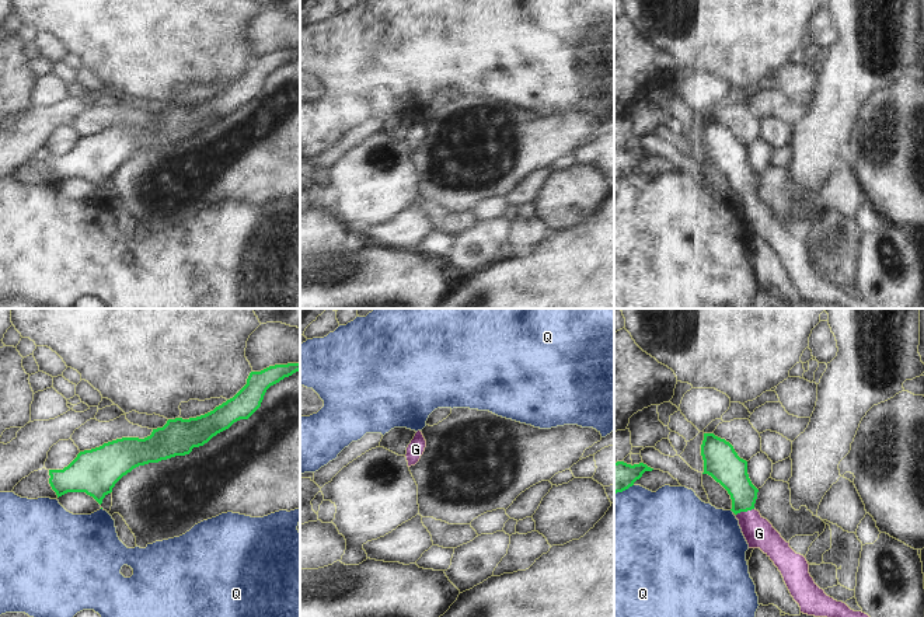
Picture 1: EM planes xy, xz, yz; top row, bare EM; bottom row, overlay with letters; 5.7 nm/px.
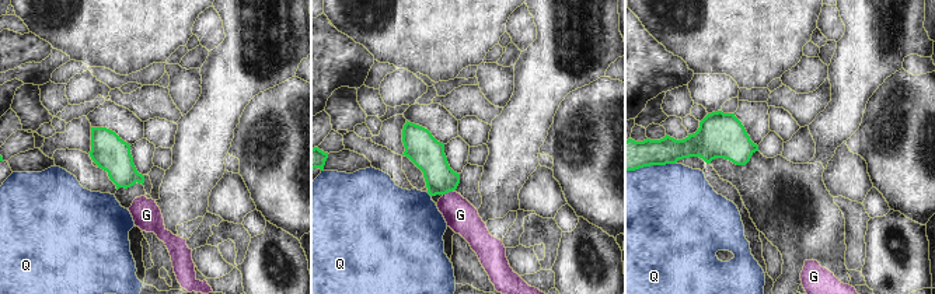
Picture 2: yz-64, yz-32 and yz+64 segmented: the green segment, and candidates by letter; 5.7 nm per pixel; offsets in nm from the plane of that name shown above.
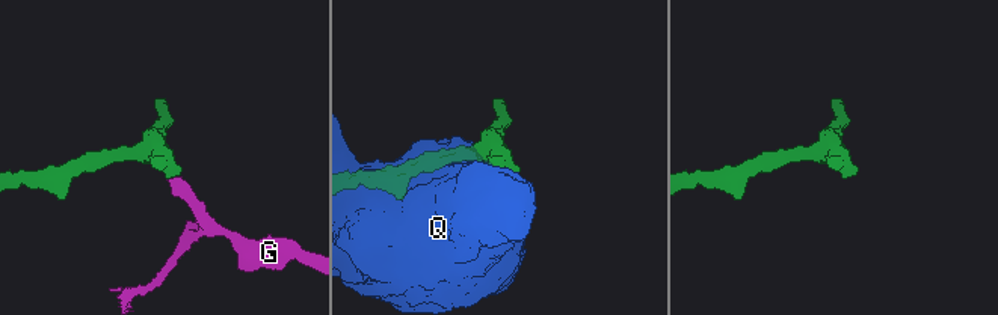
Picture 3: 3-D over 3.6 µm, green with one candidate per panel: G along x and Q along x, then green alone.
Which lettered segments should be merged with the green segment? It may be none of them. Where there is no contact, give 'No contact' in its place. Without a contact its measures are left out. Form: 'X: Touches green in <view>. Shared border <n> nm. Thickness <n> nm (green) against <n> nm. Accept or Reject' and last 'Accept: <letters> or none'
G: Touches green in yz. Shared border 110 nm. Thickness 190 nm (green) against 170 nm. Accept
Q: Touches green in yz. Shared border 130 nm. Thickness 180 nm (green) against 480 nm. Reject
Accept: G

